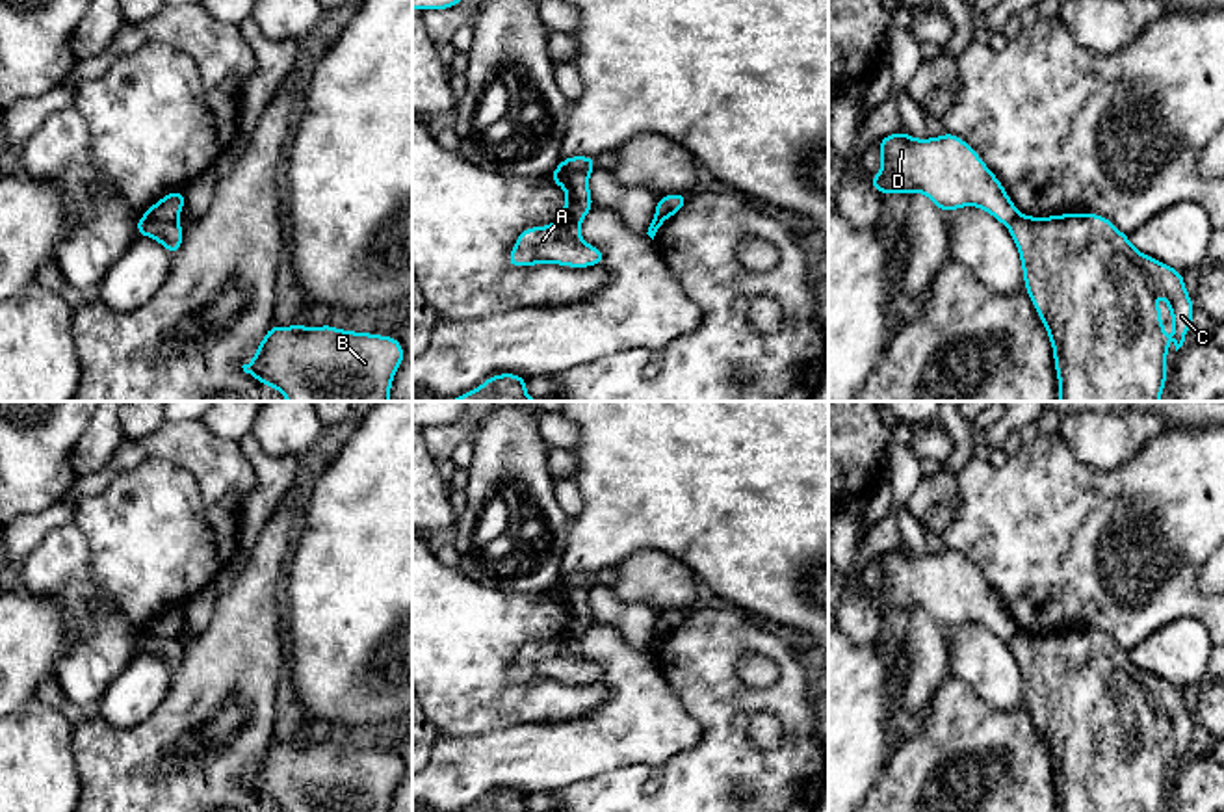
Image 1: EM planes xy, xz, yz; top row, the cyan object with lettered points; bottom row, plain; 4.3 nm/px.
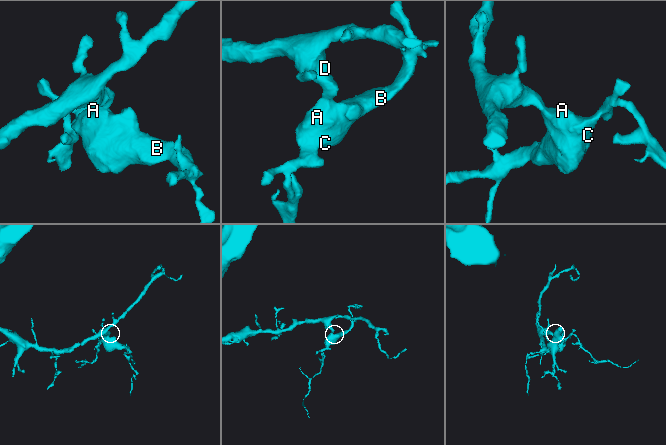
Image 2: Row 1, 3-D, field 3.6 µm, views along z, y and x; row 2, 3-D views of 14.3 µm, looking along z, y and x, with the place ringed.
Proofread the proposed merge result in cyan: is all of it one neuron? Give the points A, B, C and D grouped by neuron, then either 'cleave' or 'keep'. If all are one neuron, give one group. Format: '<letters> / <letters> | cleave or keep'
A B C / D | cleave

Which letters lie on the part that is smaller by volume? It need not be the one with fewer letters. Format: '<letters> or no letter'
A, B, C

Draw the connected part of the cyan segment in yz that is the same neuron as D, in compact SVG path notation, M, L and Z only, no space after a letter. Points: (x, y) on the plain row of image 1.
M903 546L877 559L882 589L867 596L882 613L890 608L912 613L919 606L945 630L979 622L1005 643L1020 630L999 595L957 550L916 556Z

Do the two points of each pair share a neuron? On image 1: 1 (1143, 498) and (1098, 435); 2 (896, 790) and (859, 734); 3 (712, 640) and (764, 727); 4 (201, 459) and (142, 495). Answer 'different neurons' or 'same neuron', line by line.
1: different neurons
2: different neurons
3: different neurons
4: different neurons

